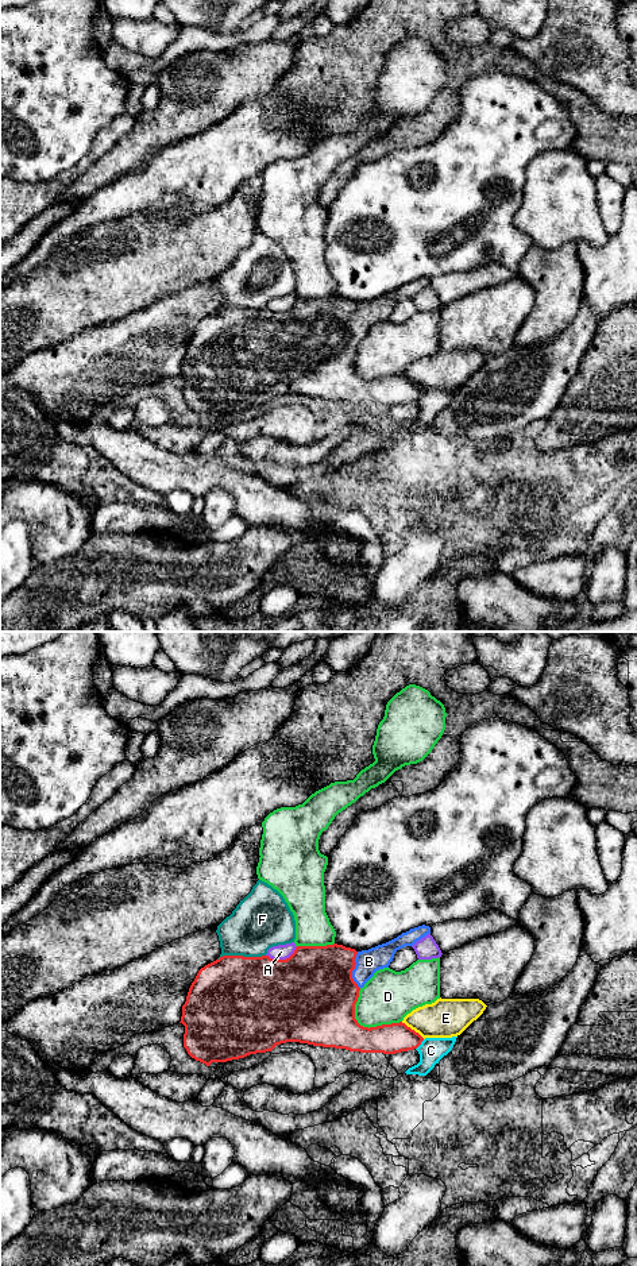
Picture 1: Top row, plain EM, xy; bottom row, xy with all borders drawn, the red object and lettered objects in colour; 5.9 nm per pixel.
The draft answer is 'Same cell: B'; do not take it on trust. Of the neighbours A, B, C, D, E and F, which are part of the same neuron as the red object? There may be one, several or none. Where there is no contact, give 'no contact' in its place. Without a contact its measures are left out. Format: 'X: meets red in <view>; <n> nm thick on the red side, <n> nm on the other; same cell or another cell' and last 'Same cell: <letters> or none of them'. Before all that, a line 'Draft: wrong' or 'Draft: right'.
Draft: right
A: meets red in xy; 500 nm thick on the red side, 90 nm on the other; another cell
B: meets red in xy; 460 nm thick on the red side, 140 nm on the other; same cell
C: meets red in xy; 180 nm thick on the red side, 150 nm on the other; another cell
D: meets red in xy; 380 nm thick on the red side, 300 nm on the other; another cell
E: meets red in xy; 180 nm thick on the red side, 240 nm on the other; another cell
F: meets red in xy; 500 nm thick on the red side, 340 nm on the other; another cell
Same cell: B

